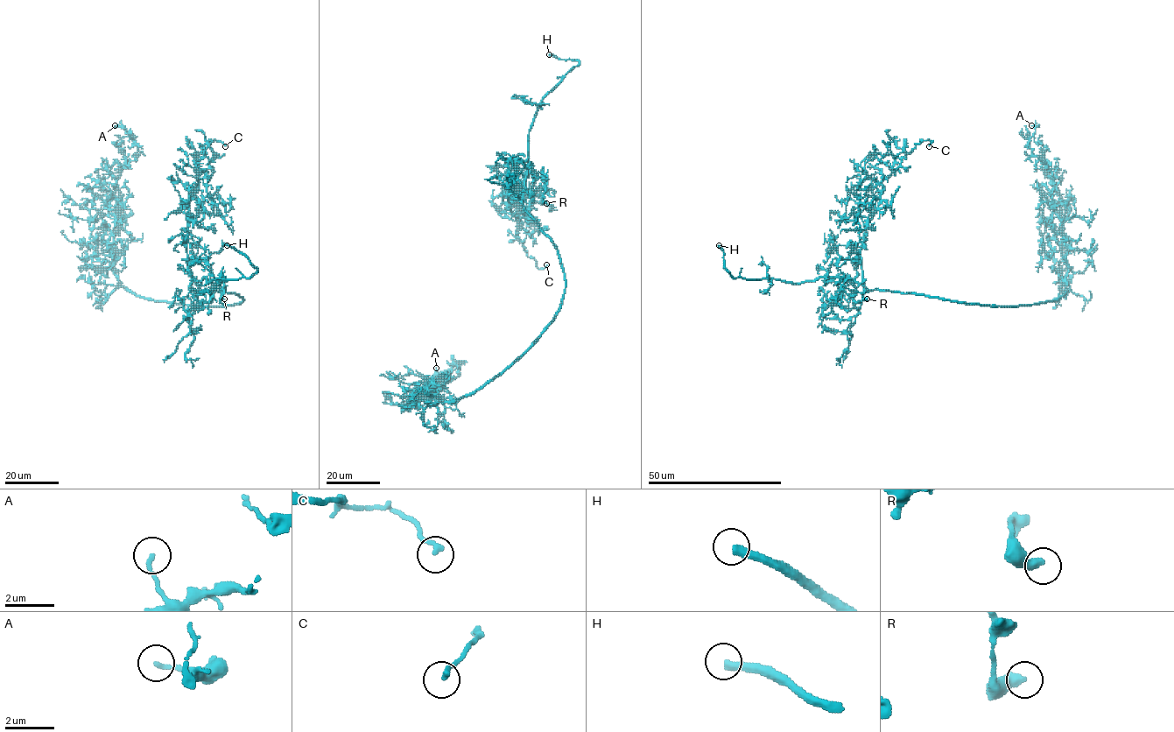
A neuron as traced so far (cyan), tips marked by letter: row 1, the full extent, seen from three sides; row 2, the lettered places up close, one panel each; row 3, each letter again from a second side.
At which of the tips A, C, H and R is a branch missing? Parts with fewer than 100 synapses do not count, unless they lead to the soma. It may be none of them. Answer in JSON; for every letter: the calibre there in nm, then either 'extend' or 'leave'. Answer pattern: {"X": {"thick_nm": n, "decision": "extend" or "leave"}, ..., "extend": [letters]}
{"A": {"thick_nm": 160, "decision": "leave"}, "C": {"thick_nm": 200, "decision": "leave"}, "H": {"thick_nm": 360, "decision": "extend"}, "R": {"thick_nm": 440, "decision": "leave"}, "extend": ["H"]}

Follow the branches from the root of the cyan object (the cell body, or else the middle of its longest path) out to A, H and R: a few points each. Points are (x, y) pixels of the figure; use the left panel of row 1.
A: (231, 306), (154, 301), (122, 285), (113, 270), (116, 179), (137, 158), (138, 147), (123, 128), (115, 125)
H: (231, 306), (243, 299), (200, 290), (205, 277), (207, 283), (249, 278), (257, 271), (244, 255), (227, 245)
R: (231, 306), (243, 299), (202, 290), (193, 309), (209, 303), (216, 284), (226, 285), (221, 294), (224, 299)

